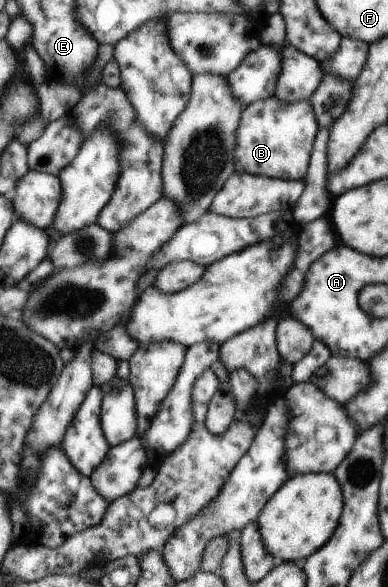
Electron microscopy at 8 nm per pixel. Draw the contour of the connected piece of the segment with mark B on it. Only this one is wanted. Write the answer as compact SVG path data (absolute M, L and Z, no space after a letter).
M272 95L266 100L250 104L240 114L240 126L235 134L238 141L238 146L233 150L236 172L273 179L305 180L319 129L316 122L309 99L285 103Z

